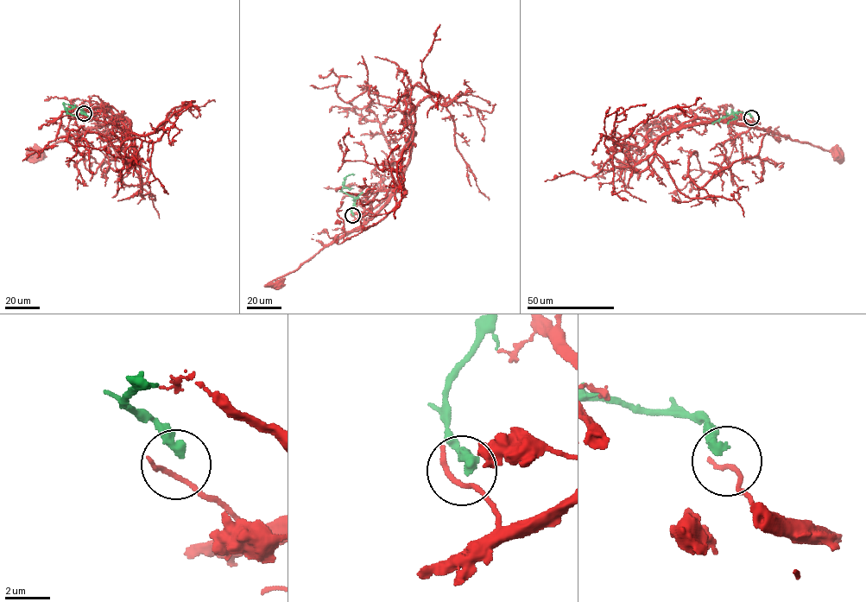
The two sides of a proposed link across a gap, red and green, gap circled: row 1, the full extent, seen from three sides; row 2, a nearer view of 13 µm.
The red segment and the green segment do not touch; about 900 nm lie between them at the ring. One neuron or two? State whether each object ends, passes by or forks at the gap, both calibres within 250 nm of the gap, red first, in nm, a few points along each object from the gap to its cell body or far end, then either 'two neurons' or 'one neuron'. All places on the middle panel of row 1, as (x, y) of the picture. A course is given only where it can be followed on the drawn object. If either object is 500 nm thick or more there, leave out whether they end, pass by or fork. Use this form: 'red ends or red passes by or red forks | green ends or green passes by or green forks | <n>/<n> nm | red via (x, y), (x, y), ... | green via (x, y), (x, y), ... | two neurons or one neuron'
red passes by | green ends | 220/440 nm | red via (352, 215), (356, 219), (363, 216), (364, 222), (328, 243), (294, 270), (269, 283), (277, 285) | green via (352, 214), (351, 207), (355, 199), (340, 191), (345, 177), (354, 174) | two neurons

